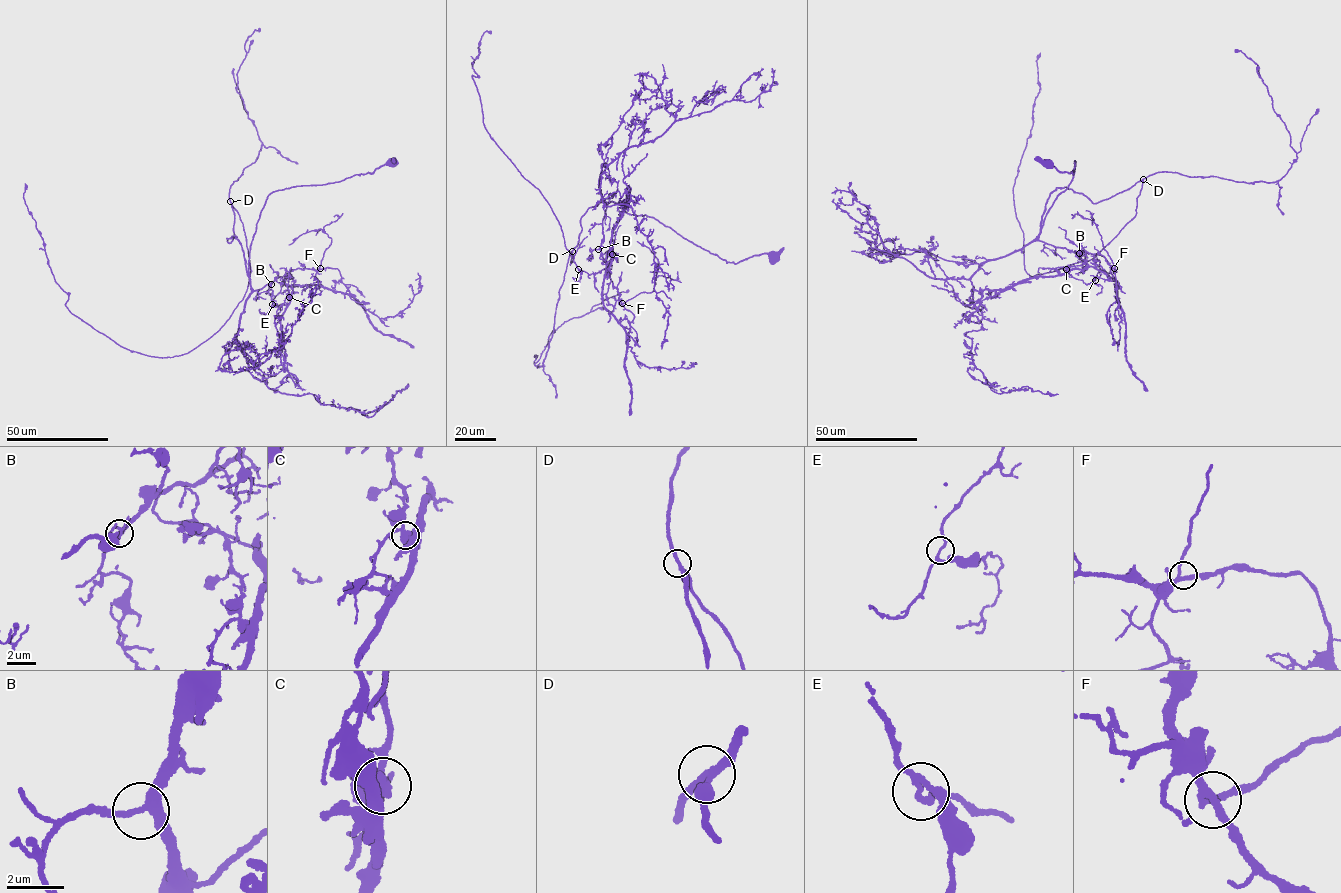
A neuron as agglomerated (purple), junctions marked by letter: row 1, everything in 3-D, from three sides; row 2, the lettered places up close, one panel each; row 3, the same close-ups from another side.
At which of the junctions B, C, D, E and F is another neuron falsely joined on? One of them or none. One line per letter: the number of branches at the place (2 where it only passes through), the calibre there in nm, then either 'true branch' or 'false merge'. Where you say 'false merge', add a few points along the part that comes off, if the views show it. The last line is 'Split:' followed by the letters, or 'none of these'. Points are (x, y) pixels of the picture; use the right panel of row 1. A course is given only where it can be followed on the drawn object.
B: 3 | 260 nm | true branch
C: 3 | 240 nm | false merge | (1067, 269), (1094, 267), (1116, 280), (1117, 297), (1125, 324), (1127, 360), (1147, 391)
D: 3 | 220 nm | true branch
E: 3 | 180 nm | true branch
F: 3 | 240 nm | true branch
Split: C

